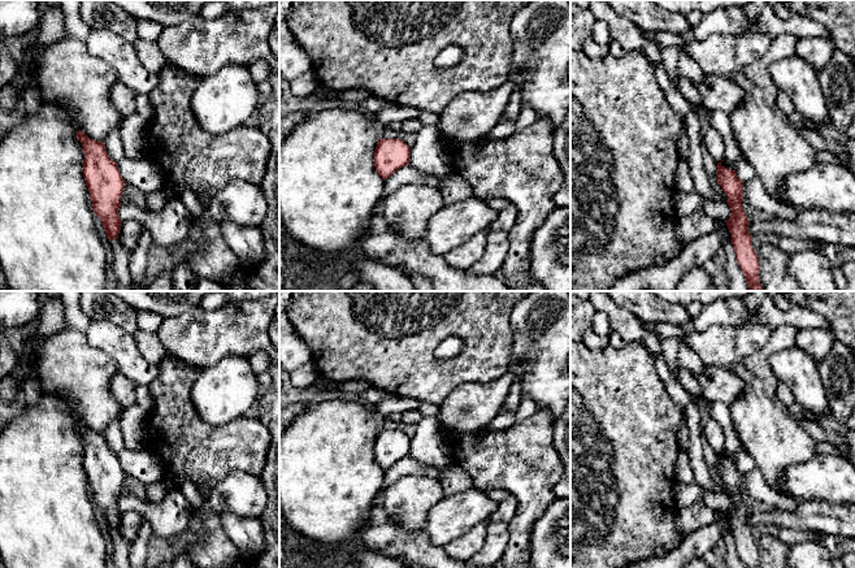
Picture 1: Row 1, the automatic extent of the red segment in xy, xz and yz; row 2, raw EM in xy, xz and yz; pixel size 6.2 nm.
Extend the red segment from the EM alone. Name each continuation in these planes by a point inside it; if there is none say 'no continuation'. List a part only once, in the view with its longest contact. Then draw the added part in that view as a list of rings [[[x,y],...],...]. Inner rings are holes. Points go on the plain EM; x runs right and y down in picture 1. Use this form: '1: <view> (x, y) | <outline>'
no continuation

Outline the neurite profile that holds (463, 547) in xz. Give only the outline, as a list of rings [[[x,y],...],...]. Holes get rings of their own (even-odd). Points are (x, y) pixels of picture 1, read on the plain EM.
[[[489,523],[477,524],[463,536],[443,546],[443,549],[451,558],[466,562],[483,546],[487,524]]]

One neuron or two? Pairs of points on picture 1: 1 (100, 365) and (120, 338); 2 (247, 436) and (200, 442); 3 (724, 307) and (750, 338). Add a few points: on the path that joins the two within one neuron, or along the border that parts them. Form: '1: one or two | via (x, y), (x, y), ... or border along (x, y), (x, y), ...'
1: two | border along (86, 334), (86, 339), (104, 351), (118, 369)
2: one | via (235, 442), (212, 442)
3: two | border along (750, 320), (741, 325), (708, 325)

